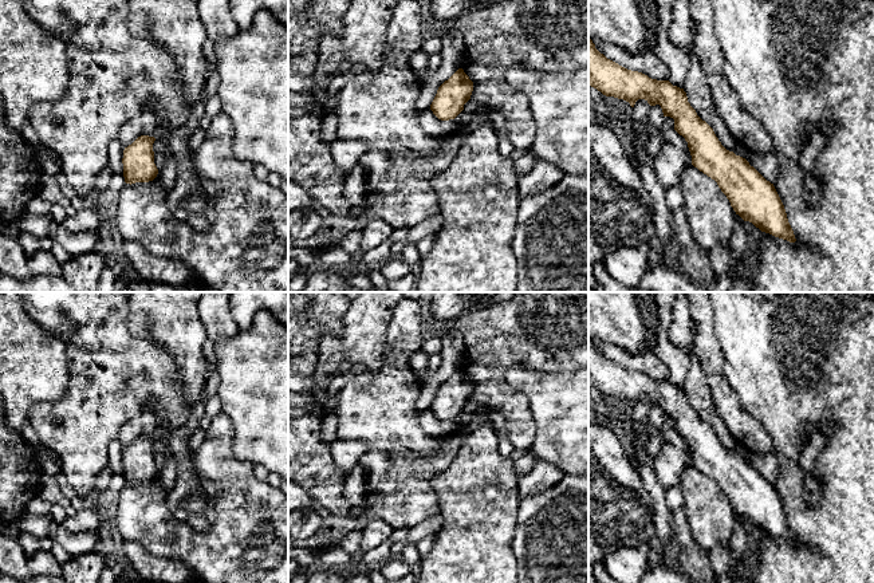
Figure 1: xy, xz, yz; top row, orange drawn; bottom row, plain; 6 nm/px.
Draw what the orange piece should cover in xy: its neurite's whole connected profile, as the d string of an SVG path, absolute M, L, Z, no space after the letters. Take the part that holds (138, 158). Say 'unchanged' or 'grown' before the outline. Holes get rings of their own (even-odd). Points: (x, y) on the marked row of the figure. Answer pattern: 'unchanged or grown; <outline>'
unchanged; M149 135L138 137L123 150L123 177L126 184L153 181L158 169L154 164L153 143L155 138Z

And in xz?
unchanged; M458 68L438 87L430 110L441 121L454 119L471 99L472 91L473 82L462 68Z

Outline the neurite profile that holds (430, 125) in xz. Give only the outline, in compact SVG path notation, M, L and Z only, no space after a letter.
M430 109L418 114L418 123L425 134L430 137L441 137L453 133L457 129L454 119L441 121Z

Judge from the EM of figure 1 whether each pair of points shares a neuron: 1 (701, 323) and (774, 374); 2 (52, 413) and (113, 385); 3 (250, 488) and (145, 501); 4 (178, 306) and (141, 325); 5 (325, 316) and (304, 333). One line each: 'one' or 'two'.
1: two
2: one
3: one
4: one
5: one

